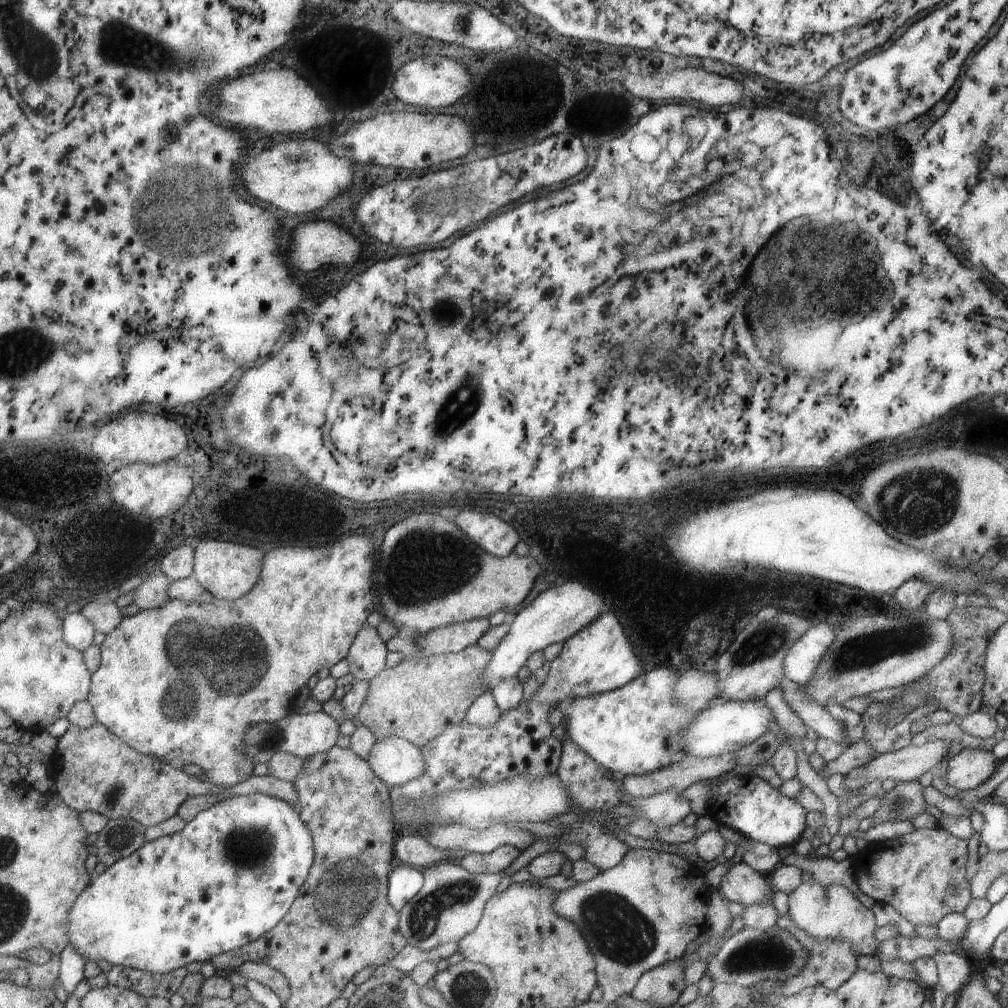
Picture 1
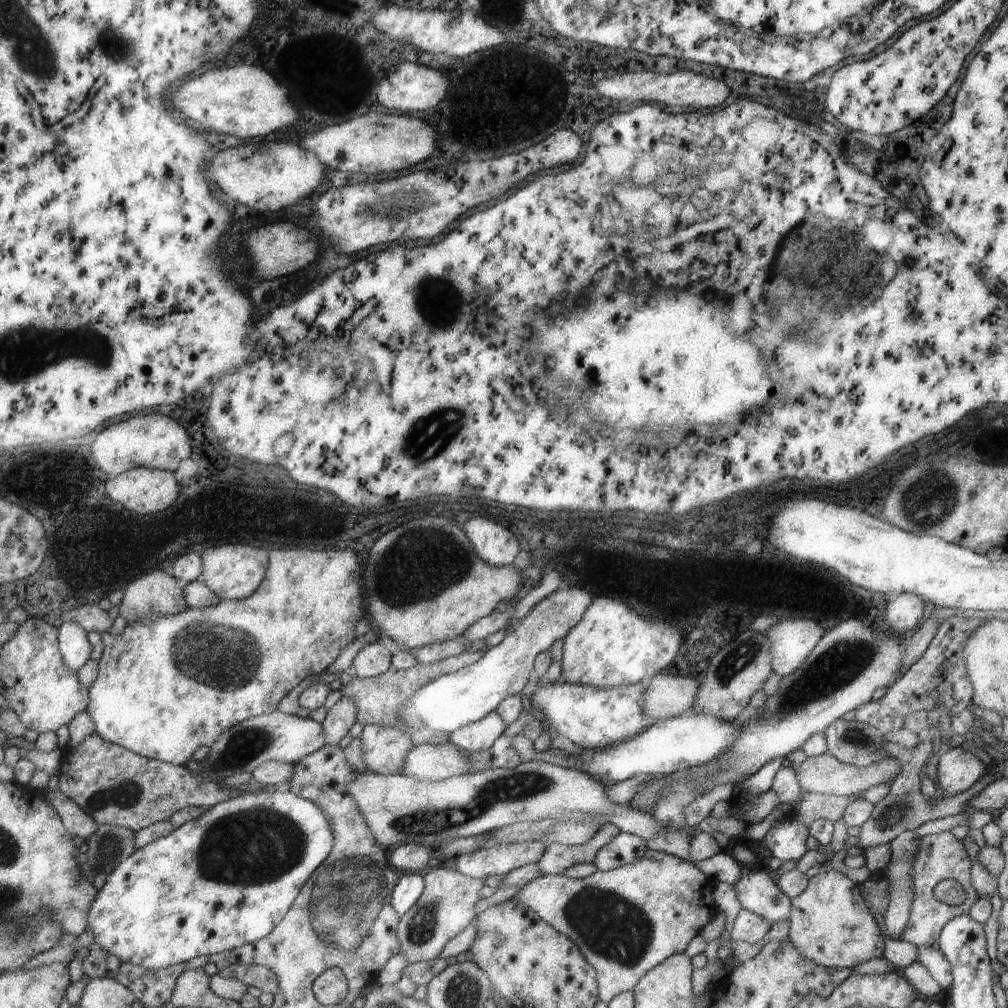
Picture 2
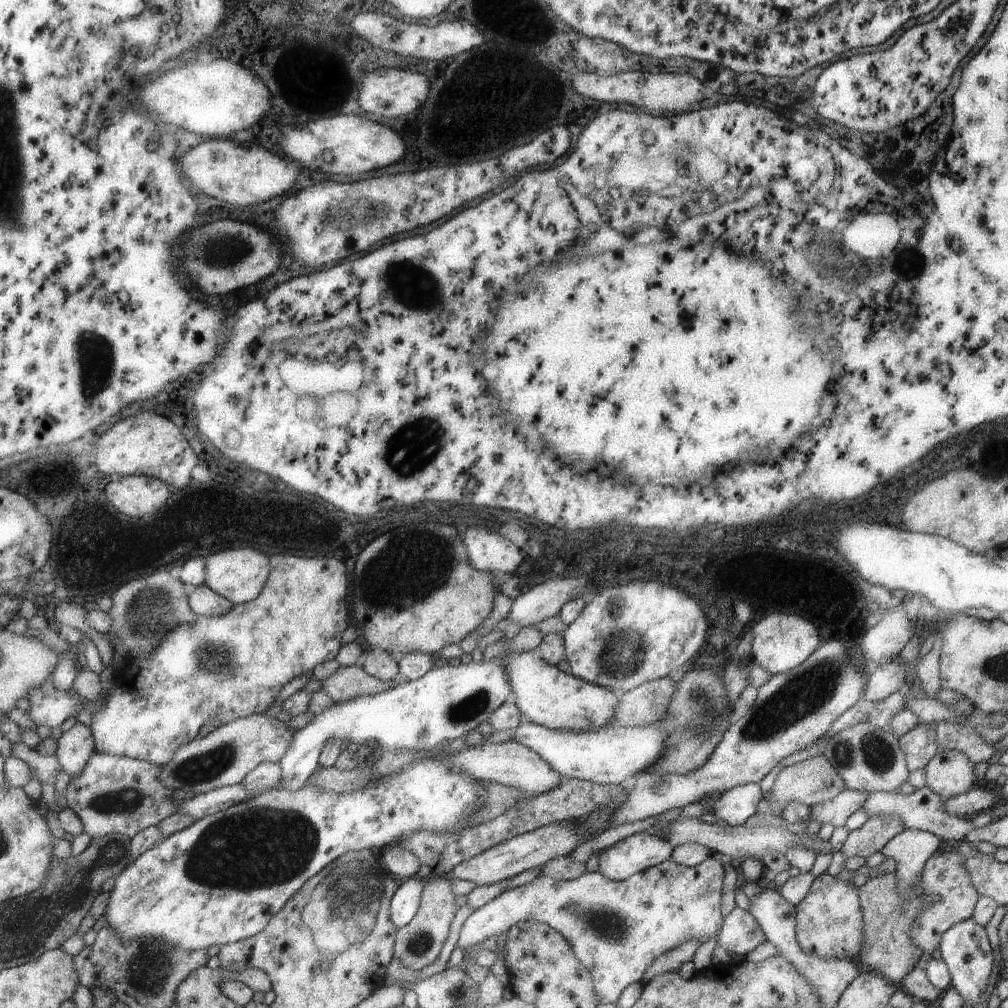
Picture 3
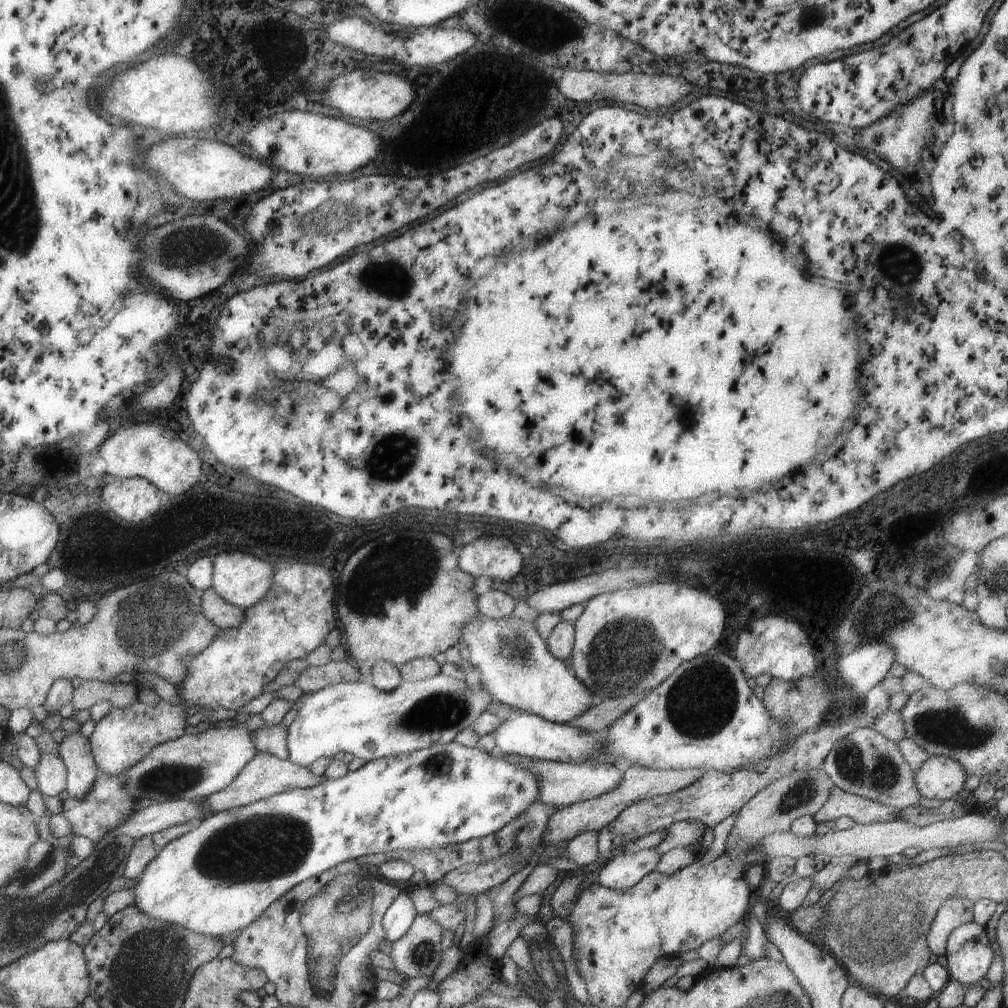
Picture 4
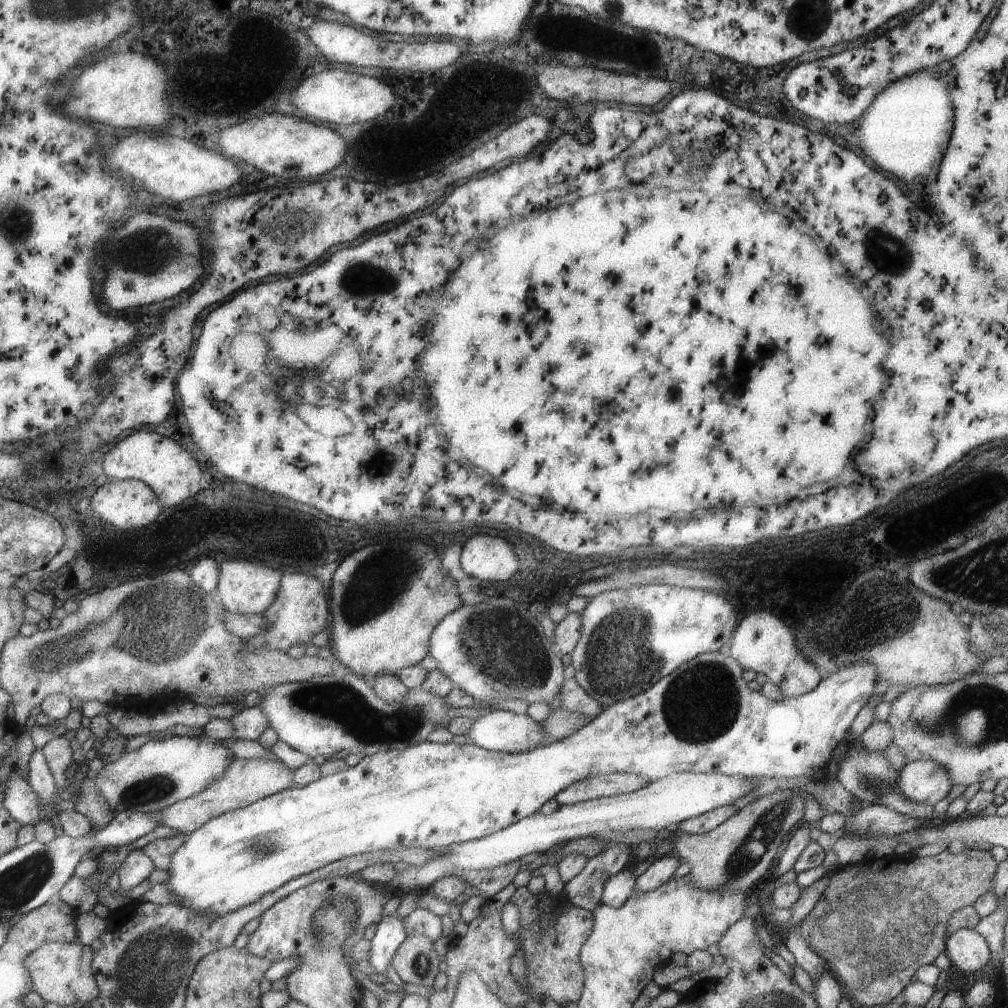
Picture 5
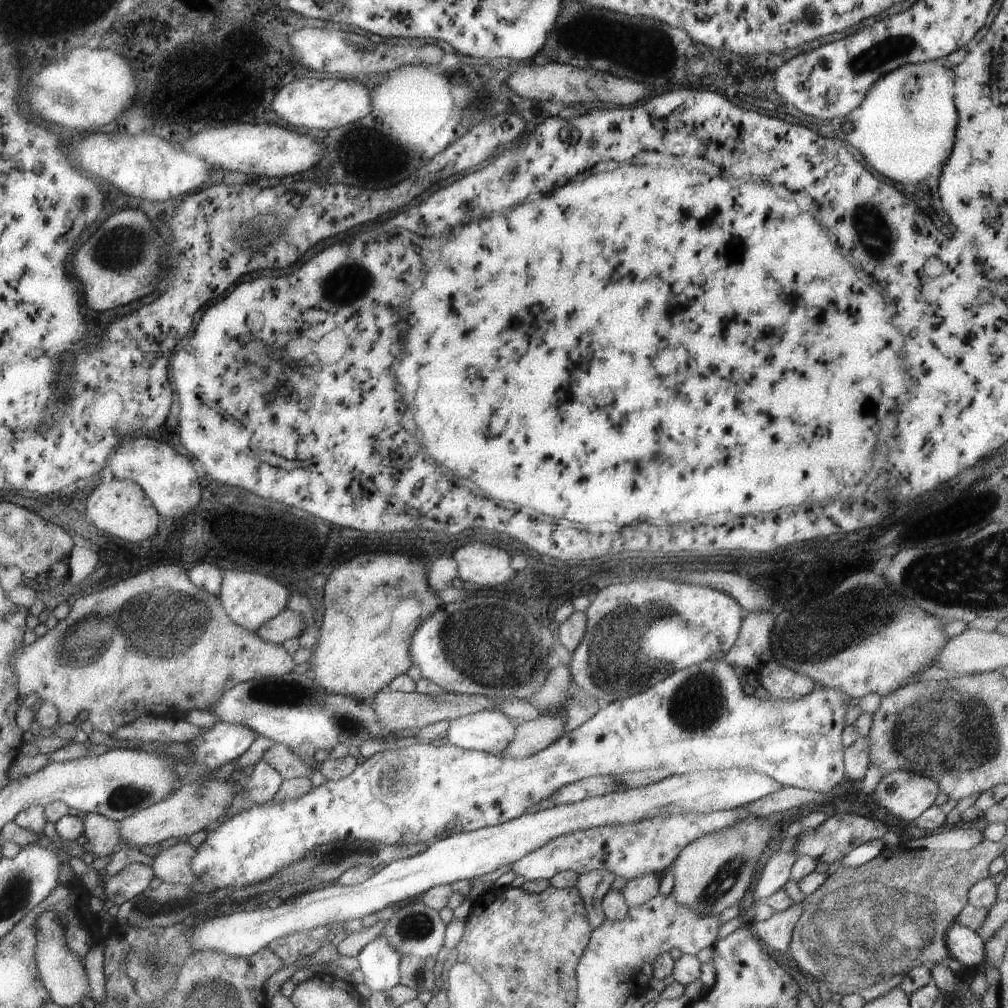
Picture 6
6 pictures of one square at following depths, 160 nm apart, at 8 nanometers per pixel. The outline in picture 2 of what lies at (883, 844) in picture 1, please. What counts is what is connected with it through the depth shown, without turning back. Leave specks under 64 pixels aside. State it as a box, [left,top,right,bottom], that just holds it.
[787,831,977,971]

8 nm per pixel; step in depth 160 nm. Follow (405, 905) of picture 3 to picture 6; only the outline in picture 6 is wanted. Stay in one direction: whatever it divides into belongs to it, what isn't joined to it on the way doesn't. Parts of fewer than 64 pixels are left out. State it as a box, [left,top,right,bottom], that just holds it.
[357,935,400,991]

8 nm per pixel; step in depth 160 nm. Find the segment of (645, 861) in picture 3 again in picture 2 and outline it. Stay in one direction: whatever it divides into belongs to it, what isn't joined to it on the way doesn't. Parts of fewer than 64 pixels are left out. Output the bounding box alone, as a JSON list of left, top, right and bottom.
[592,832,646,871]

